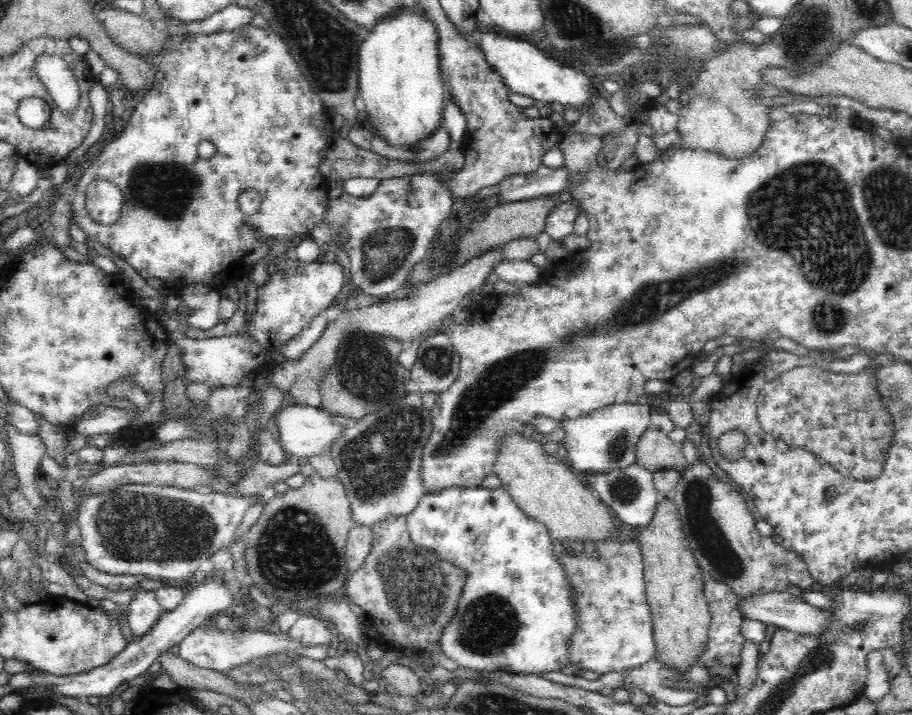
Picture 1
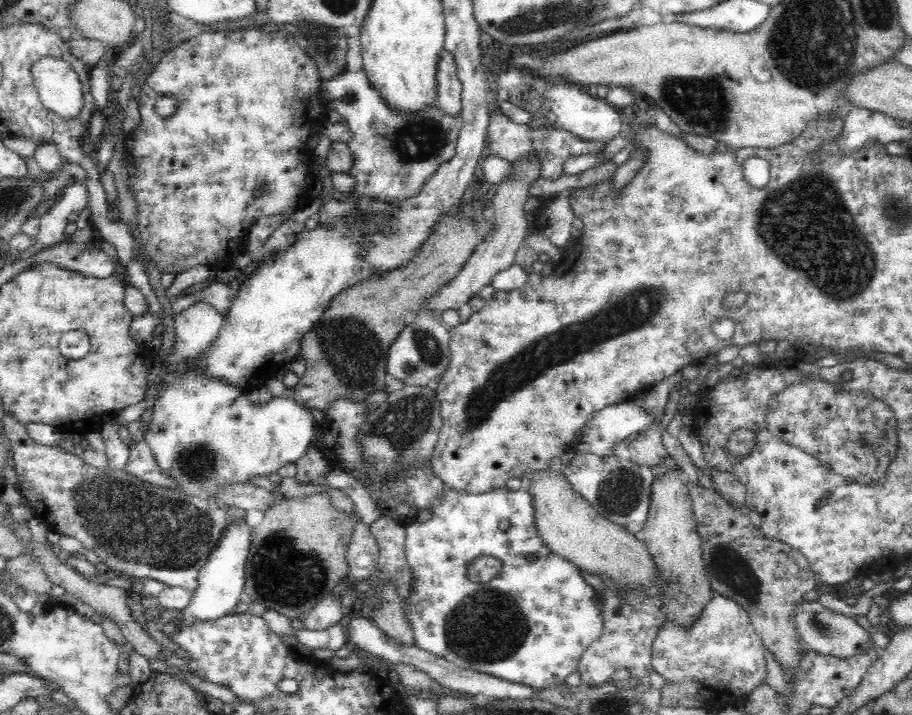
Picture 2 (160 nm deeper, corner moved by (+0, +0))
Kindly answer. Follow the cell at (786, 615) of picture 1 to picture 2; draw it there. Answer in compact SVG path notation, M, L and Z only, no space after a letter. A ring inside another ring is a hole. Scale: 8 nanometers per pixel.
M817 601L804 602L795 608L796 629L802 638L802 643L807 650L812 650L820 655L830 655L840 659L853 657L856 653L867 653L870 649L877 653L882 650L874 645L871 634L865 627L859 625L856 618L848 618L846 615L834 612L824 607ZM860 646L860 650L857 650Z

